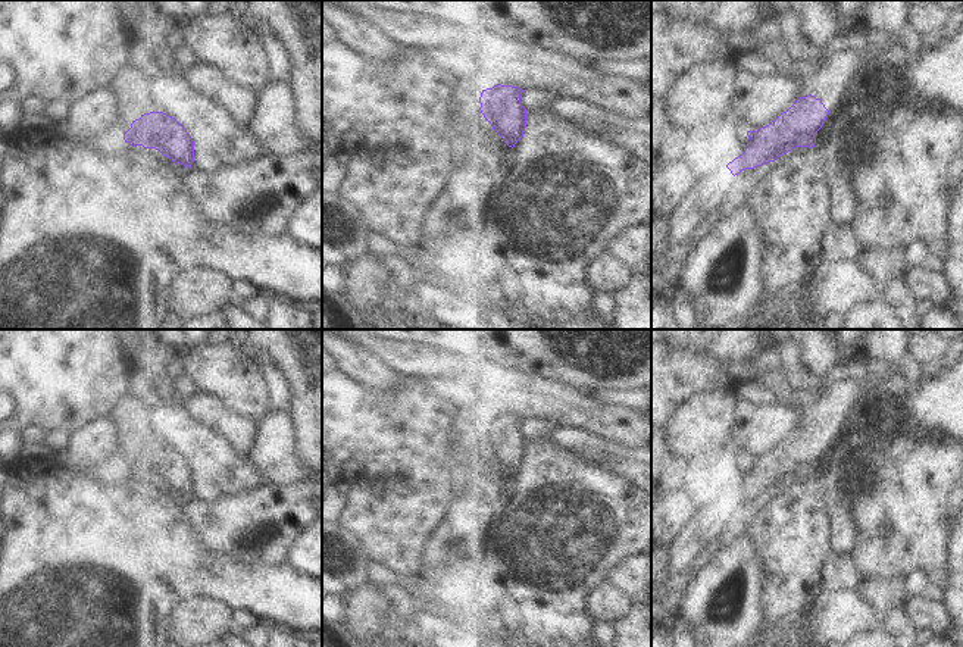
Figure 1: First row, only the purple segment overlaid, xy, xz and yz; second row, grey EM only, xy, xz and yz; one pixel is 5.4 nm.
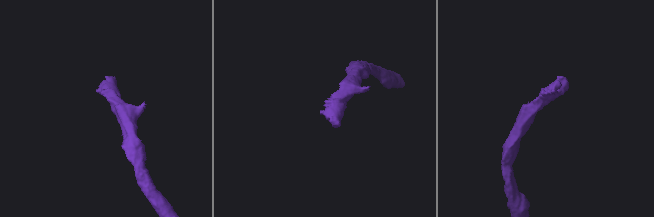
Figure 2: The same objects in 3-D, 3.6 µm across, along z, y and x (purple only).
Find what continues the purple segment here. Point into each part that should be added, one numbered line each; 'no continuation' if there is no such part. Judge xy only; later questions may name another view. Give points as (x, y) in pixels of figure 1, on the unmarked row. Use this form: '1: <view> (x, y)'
no continuation.

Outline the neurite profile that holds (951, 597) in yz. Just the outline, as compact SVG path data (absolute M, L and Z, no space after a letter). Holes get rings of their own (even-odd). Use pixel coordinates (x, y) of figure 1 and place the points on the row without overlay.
M963 491L947 507L944 522L948 525L947 554L950 581L947 590L939 594L939 598L948 612L948 622L954 623L954 628L947 635L963 647Z

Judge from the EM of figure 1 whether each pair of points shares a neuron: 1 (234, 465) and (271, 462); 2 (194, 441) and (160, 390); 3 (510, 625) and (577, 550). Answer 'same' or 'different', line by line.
1: different
2: same
3: same

